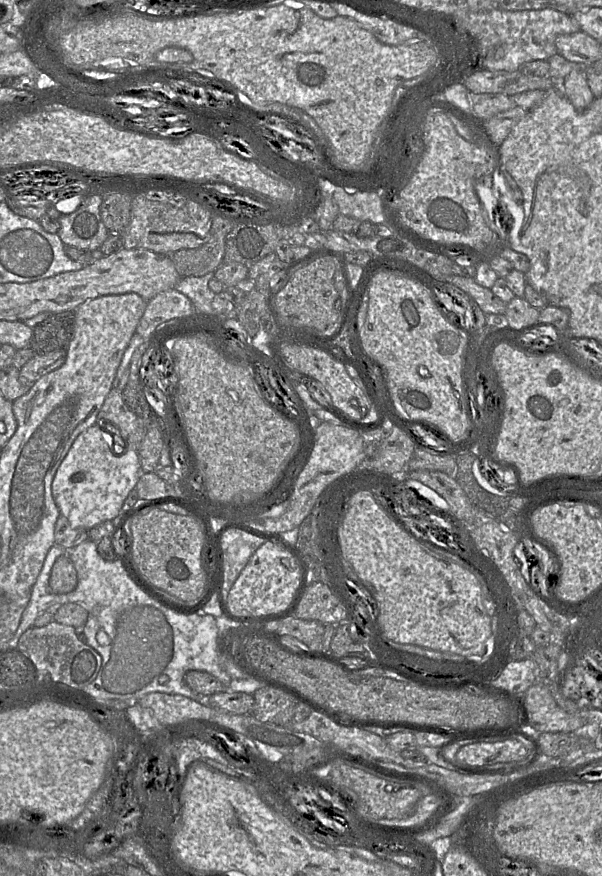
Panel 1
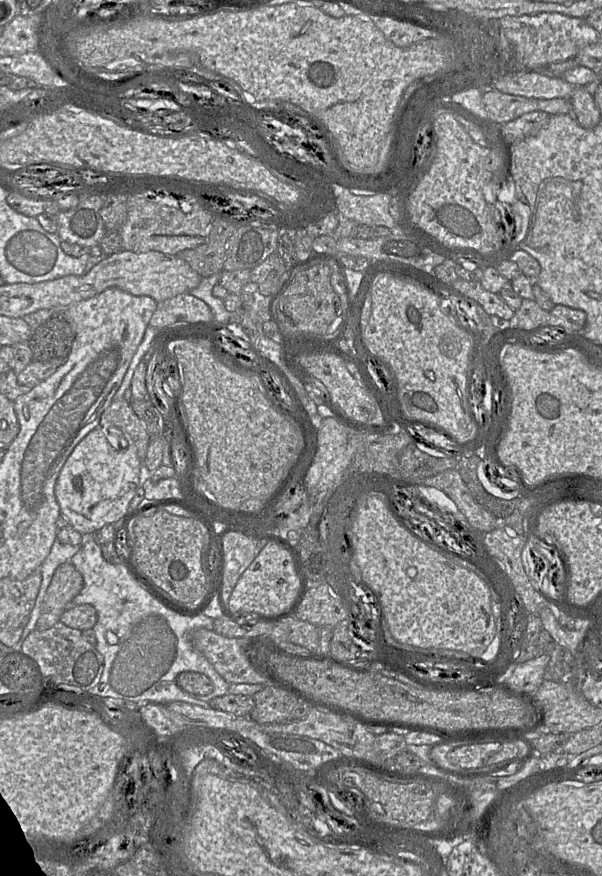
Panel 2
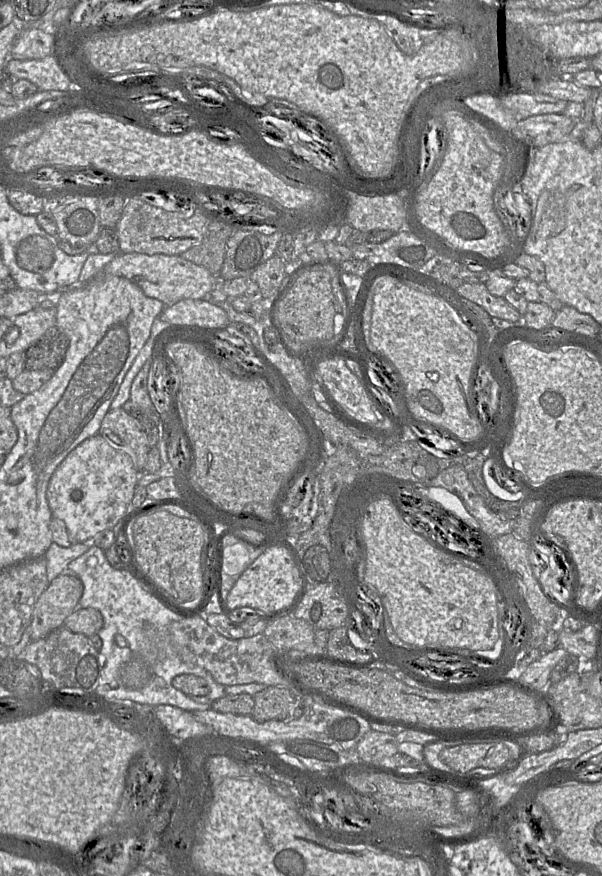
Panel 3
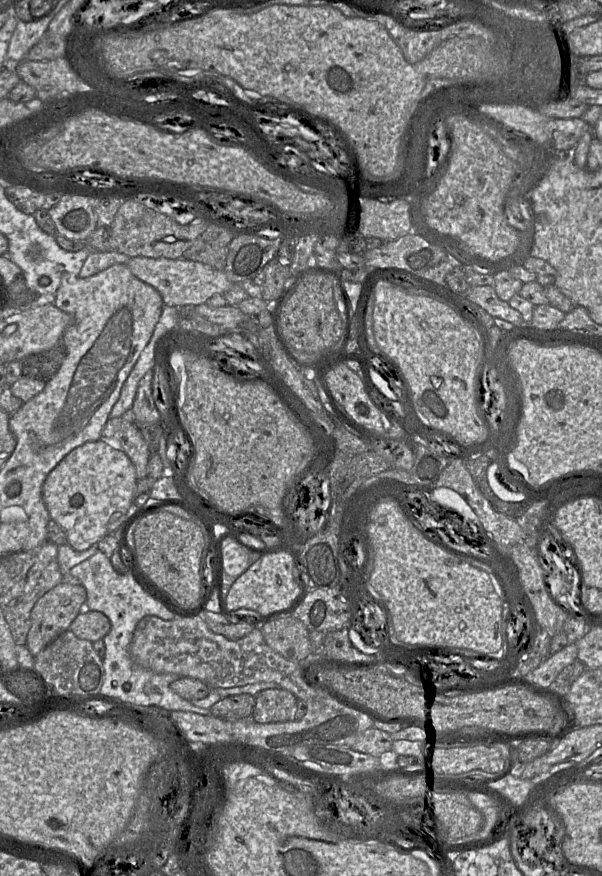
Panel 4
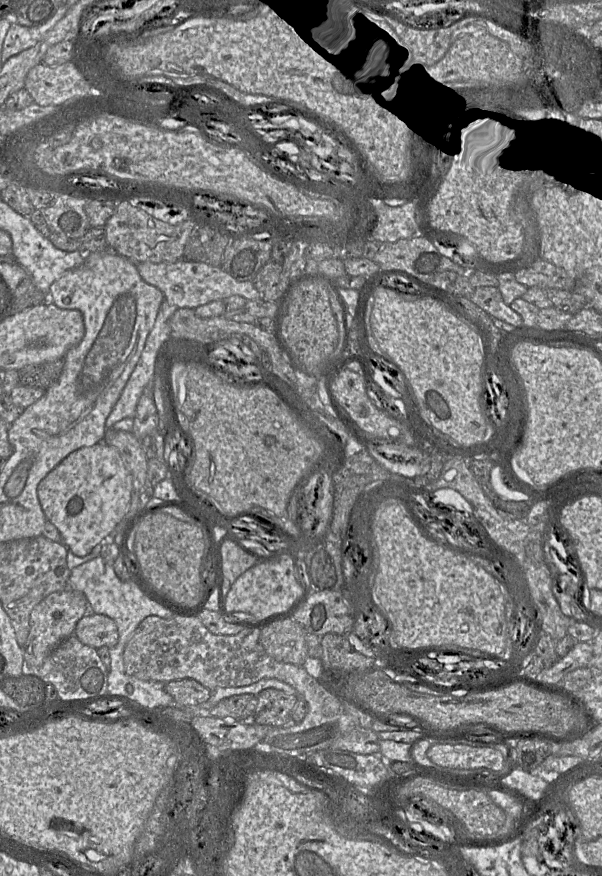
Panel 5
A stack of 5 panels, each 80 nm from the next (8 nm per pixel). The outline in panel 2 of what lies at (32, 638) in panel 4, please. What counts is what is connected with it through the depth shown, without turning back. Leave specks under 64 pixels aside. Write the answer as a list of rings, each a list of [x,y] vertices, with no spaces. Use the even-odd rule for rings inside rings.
[[[70,561],[59,565],[43,598],[36,630],[49,629],[59,622],[61,614],[71,606],[72,600],[80,593],[83,585],[81,573]]]

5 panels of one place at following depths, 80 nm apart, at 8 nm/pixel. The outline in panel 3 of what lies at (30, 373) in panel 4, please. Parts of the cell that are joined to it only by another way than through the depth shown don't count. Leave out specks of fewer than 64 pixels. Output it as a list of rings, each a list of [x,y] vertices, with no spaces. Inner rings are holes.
[[[57,326],[49,328],[40,340],[26,350],[26,369],[57,369],[69,348],[68,337]]]

